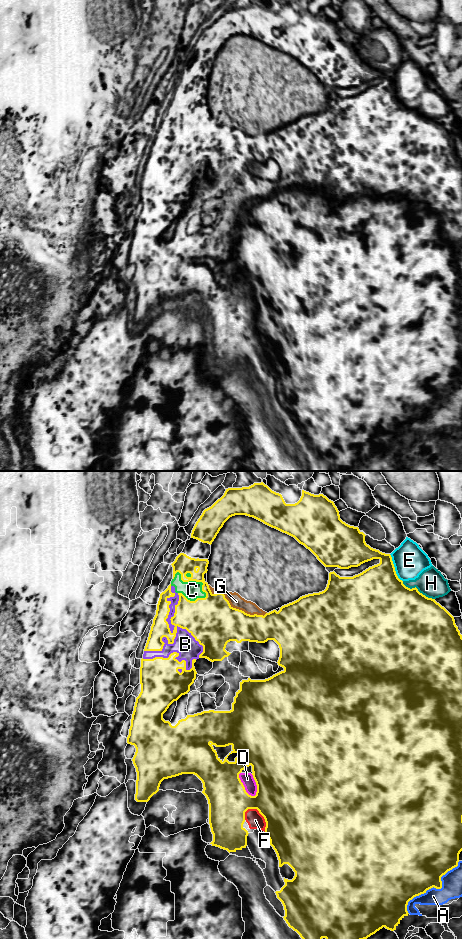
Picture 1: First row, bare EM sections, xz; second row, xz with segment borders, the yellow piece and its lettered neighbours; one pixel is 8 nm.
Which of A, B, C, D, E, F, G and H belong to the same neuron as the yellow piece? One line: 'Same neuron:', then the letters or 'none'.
Same neuron: A, B, C, D, F, G

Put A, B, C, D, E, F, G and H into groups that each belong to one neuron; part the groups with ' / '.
A B C D F G / E / H

